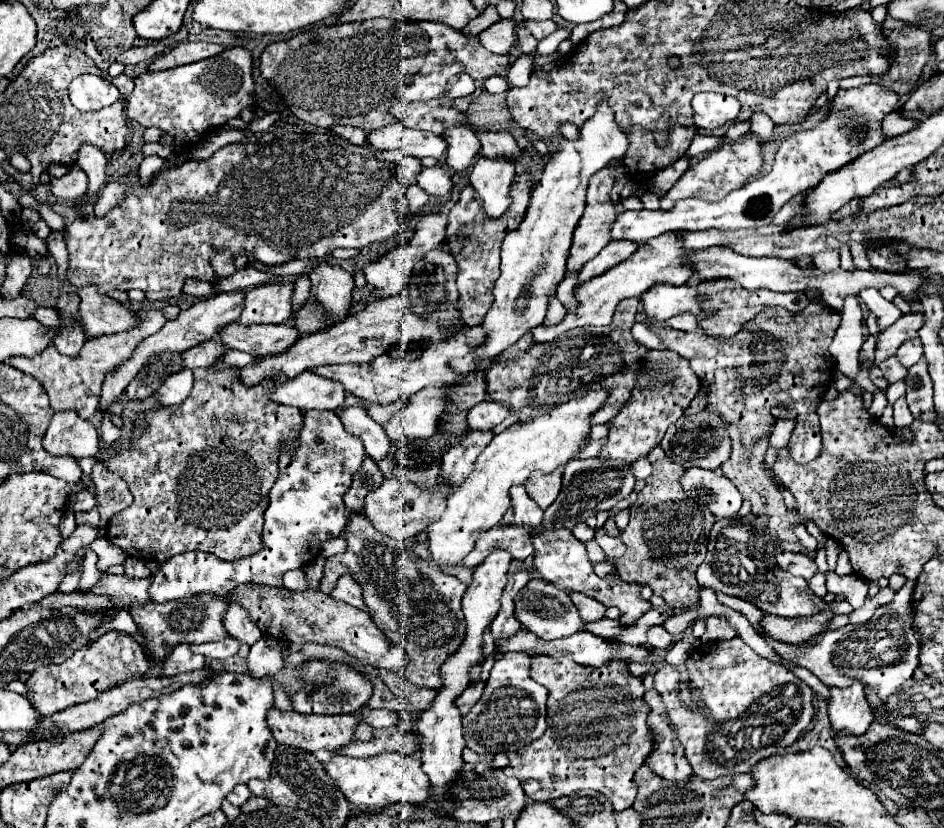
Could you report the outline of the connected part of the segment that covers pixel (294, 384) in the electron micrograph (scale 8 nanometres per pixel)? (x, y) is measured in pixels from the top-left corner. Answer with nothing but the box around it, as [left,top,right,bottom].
[271,372,345,410]

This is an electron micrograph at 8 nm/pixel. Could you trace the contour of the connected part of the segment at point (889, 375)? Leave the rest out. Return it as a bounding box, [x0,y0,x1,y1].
[879,356,907,384]

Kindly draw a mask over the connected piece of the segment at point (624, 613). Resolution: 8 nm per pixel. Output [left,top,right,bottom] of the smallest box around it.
[533,528,651,624]

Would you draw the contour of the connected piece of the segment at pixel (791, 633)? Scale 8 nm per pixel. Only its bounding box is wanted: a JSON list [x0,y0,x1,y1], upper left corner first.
[757,612,833,644]

